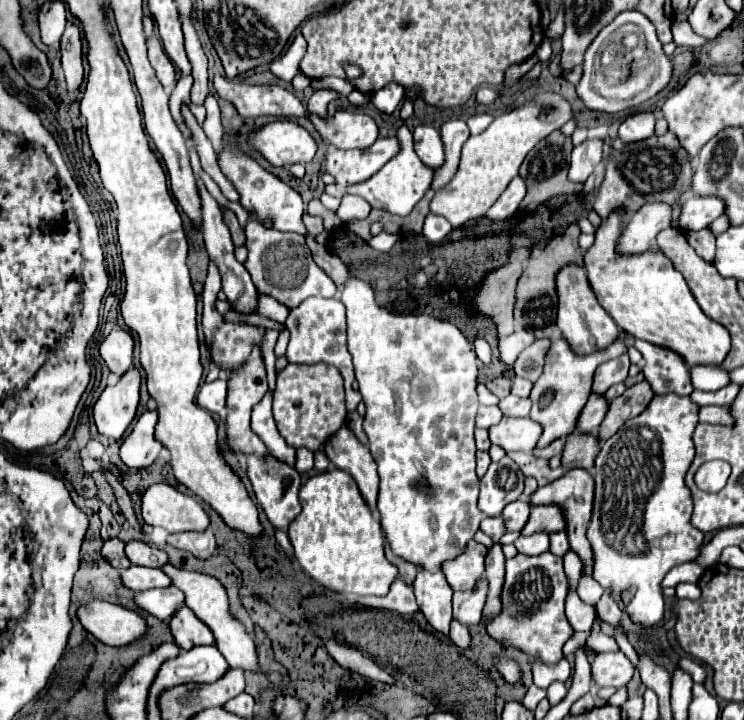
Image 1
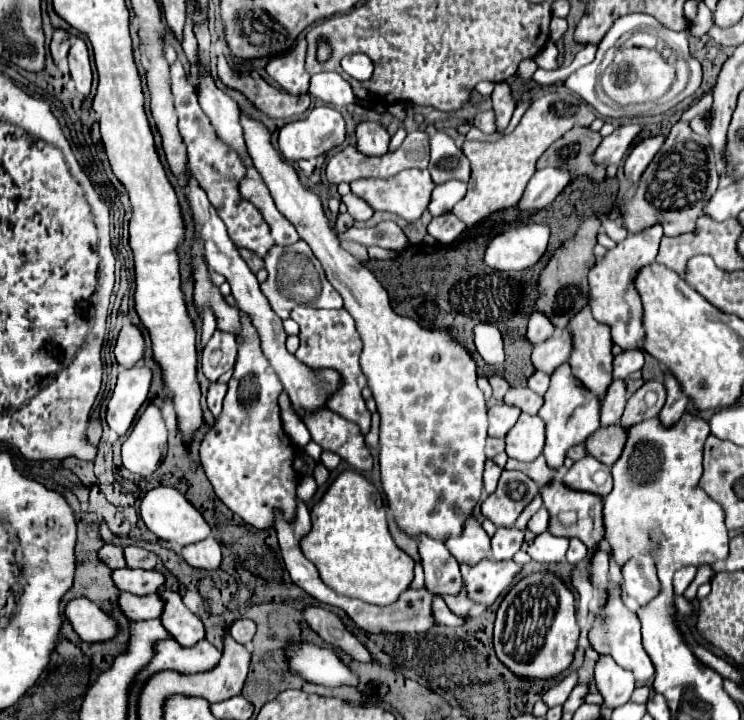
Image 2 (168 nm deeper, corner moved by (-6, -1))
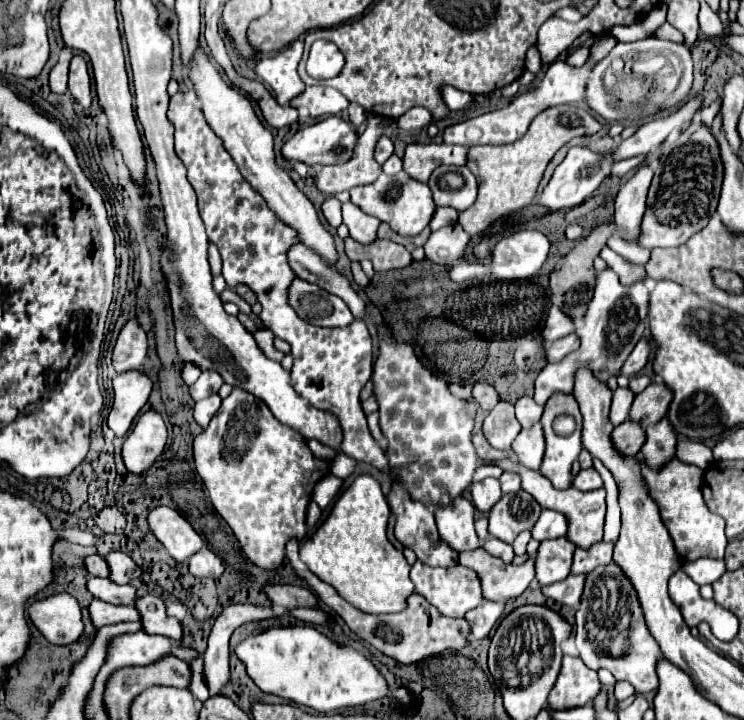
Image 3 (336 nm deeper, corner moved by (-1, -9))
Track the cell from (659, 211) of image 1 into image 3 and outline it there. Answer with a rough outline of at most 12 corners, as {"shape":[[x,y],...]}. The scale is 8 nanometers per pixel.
{"shape":[[611,268],[577,330],[581,346],[535,380],[535,402],[573,394],[589,368],[619,376],[645,334],[649,290],[623,286]]}

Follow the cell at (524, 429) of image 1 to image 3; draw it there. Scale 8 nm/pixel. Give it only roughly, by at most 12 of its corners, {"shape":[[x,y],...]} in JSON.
{"shape":[[541,424],[521,430],[513,450],[525,468],[539,470],[545,454]]}

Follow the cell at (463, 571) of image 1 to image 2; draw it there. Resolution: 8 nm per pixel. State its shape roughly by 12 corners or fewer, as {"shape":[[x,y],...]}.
{"shape":[[474,516],[446,548],[458,564],[490,558],[490,538]]}

